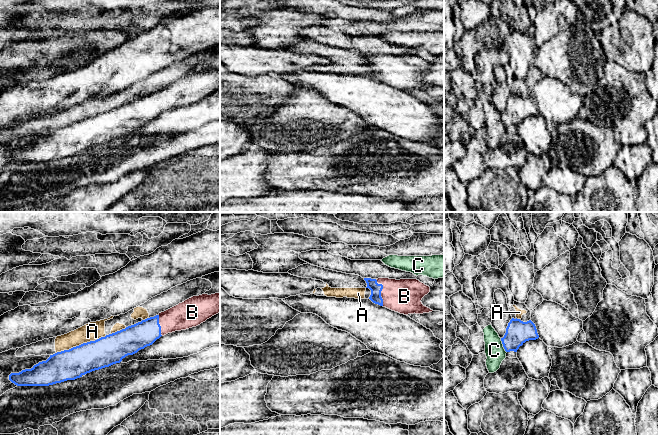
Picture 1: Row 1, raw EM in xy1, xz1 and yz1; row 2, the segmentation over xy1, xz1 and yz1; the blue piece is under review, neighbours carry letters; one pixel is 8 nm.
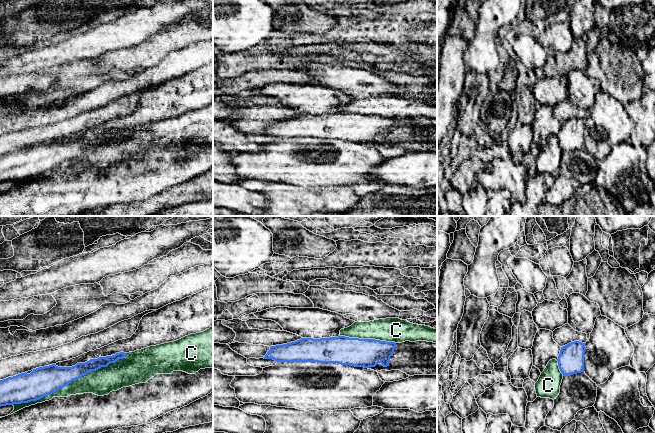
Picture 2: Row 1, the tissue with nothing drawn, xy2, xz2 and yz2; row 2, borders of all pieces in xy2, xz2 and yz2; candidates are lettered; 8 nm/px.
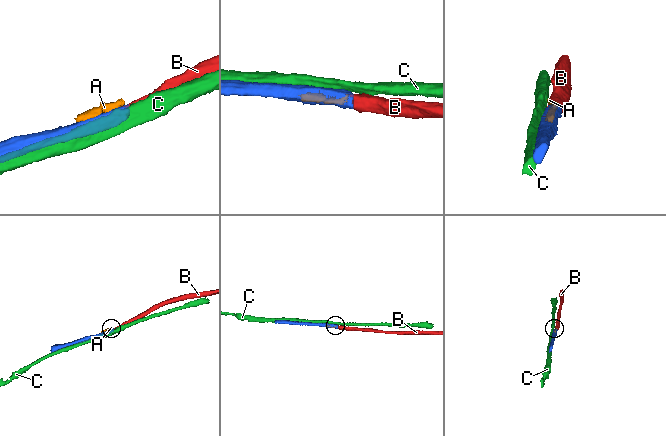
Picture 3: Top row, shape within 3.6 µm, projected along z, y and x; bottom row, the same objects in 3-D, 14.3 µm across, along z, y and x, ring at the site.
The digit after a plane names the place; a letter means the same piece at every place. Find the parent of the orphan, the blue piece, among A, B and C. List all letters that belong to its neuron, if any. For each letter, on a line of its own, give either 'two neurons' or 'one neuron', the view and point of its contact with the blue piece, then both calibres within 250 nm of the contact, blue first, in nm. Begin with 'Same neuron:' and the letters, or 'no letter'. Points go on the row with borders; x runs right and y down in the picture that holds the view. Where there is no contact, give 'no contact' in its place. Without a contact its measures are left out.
Same neuron: B
A: two neurons; contact xy1 (81, 344); calibres 240 and 150 nm
B: one neuron; contact xz1 (381, 290); calibres 90 and 280 nm
C: two neurons; contact xy2 (69, 382); calibres 240 and 200 nm

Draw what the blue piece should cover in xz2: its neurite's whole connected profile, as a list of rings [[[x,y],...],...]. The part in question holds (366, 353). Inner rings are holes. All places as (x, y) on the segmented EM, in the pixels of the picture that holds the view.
[[[345,336],[301,338],[295,342],[271,346],[263,358],[276,362],[337,363],[364,368],[381,363],[387,367],[395,347],[395,342]]]

